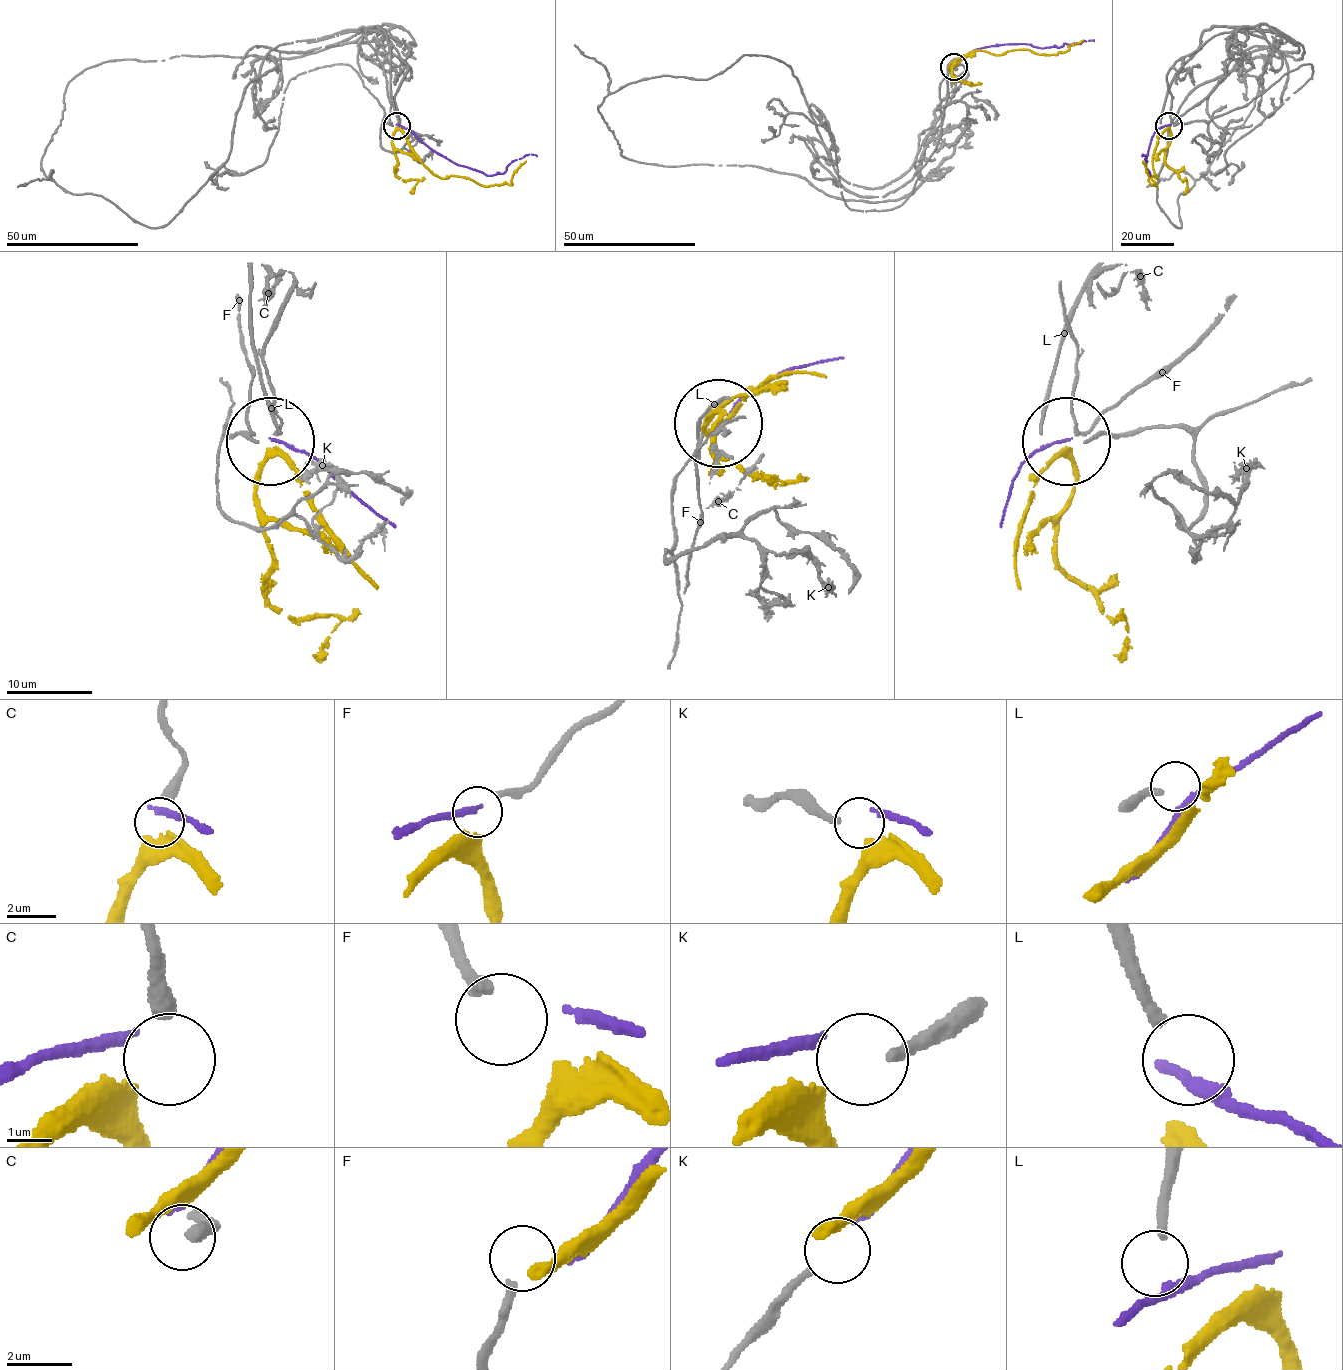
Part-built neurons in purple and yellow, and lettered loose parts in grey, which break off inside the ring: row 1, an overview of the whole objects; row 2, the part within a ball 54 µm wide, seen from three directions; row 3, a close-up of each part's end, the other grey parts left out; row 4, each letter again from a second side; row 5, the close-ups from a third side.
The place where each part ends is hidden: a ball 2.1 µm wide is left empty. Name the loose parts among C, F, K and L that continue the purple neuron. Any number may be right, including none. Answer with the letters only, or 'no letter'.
K

